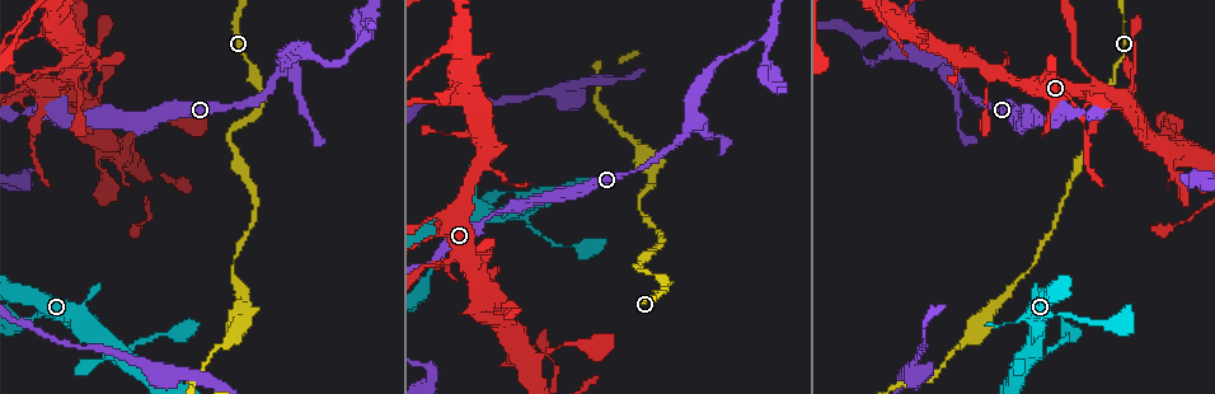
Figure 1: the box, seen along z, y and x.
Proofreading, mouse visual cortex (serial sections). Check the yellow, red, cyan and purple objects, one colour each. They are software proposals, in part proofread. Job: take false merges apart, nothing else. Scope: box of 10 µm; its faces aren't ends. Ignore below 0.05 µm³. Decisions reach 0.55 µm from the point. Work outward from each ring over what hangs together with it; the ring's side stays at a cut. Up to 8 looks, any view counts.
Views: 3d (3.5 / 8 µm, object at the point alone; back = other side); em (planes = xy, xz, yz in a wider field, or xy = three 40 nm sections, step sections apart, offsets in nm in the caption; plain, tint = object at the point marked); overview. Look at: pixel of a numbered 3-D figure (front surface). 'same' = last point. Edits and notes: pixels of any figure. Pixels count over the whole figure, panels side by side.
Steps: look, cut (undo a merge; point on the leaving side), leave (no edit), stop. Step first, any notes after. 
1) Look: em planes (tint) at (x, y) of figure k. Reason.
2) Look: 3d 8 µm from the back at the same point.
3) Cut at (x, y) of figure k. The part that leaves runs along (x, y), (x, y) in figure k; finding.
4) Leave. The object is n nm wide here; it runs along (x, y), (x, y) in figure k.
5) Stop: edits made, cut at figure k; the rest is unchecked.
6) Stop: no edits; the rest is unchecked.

Look: 3d 3.5 µm at (428, 276) of figure 1. Sudden change in width.

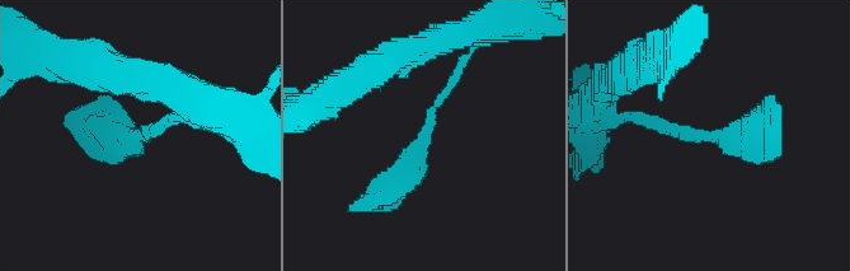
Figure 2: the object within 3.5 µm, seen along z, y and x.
Look: em xy step 5 (tint) at (702, 133) of figure 2.

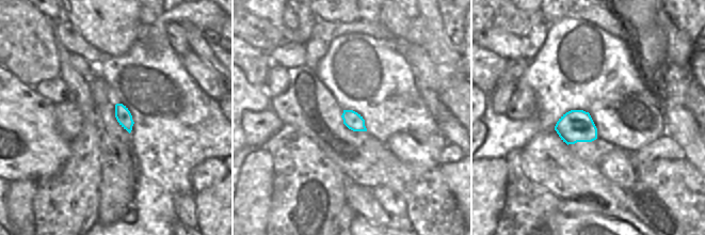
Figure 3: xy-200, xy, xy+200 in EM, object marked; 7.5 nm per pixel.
Leave. The arms are 150, 400 nm wide; it runs along (461, 64), (411, 168), (379, 195) in figure 2; one cell here.

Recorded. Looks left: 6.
Look: em xy step 5 (tint) at (110, 356) of figure 1. Thin arm on a thick one.

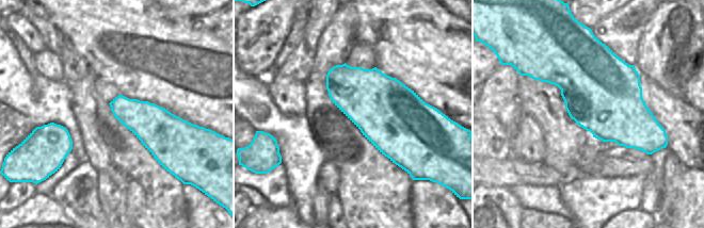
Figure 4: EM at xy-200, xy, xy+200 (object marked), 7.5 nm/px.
Look: 3d 3.5 µm from the back at the same point. See where the arms go.

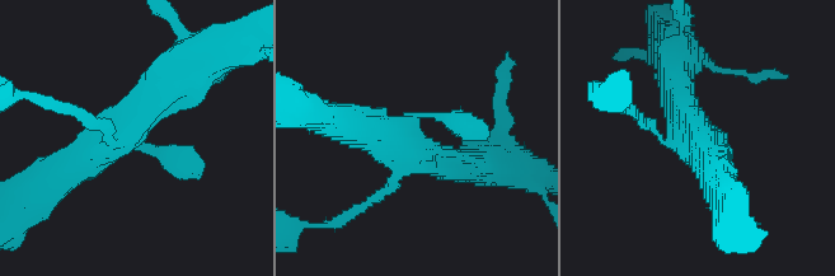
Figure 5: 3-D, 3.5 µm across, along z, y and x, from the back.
Leave. It runs along (184, 66), (126, 132), (60, 176) in figure 5; one cell here.

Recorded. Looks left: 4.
Look: 3d 8 µm at (274, 81) of figure 1. Branch point.

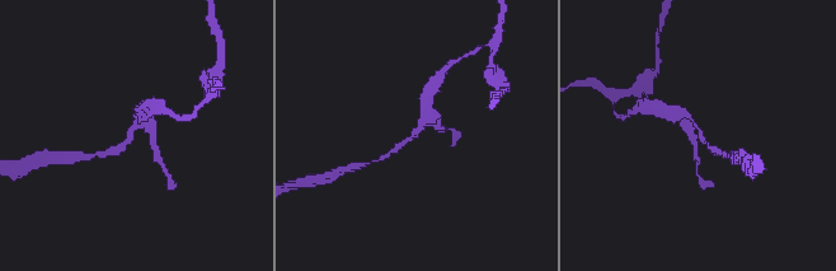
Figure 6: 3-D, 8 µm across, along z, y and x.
Look: em xy step 5 (tint) at the same point. 3 arms meet here; the arms are 150, 200, 300 nm wide.

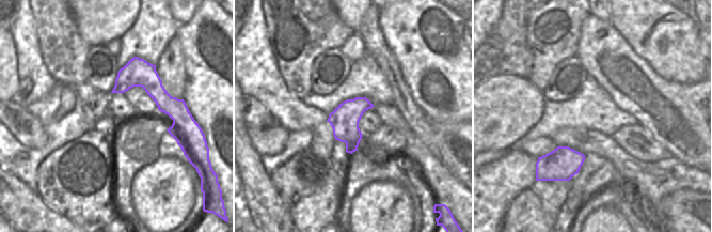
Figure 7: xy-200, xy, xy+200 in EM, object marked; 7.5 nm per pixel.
Leave. The object is 220 nm wide here; it runs along (718, 153), (689, 116), (674, 113) in figure 6; one cell here.

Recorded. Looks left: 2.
Look: 3d 3.5 µm at (861, 42) of figure 1. Three-way junction.

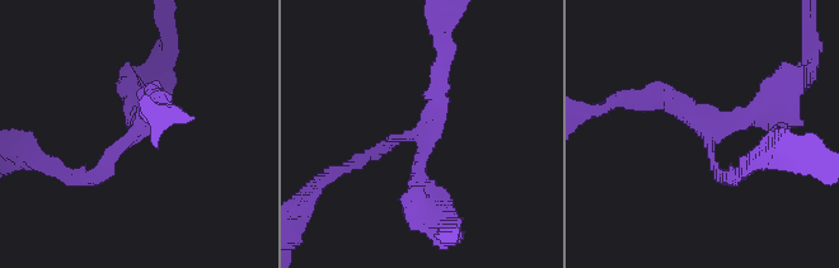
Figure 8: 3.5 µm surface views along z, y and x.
Look: em xy step 2 (tint) at (421, 139) of figure 8. 3 arms meet here; the arms are 200, 250, 300 nm wide.

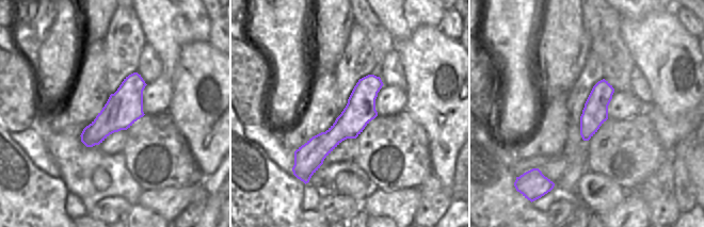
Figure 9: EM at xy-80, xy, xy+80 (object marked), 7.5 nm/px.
Leave. It runs along (74, 178), (97, 174), (136, 131), (136, 99) in figure 8; all the same cell.

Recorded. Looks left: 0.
Stop: no edits; the rest is unchecked.

